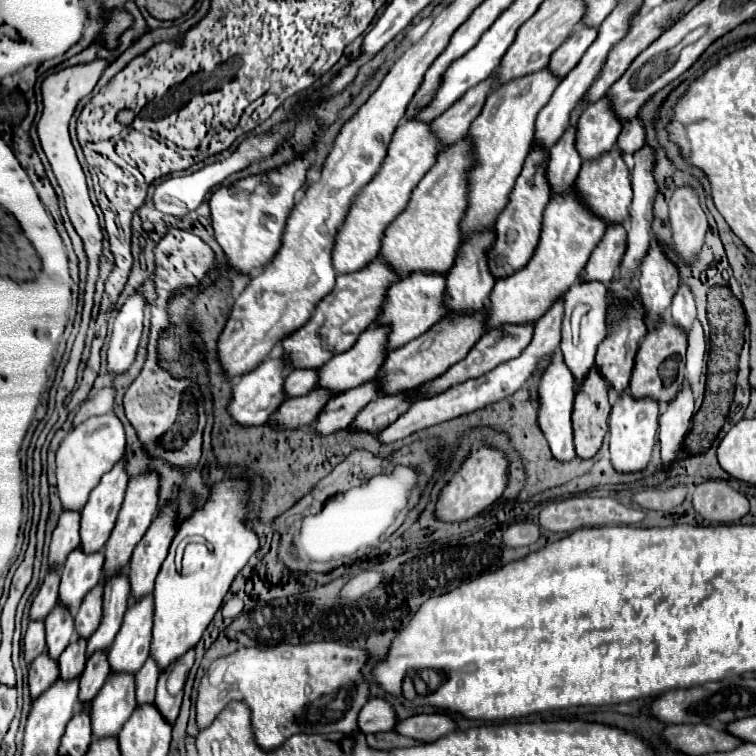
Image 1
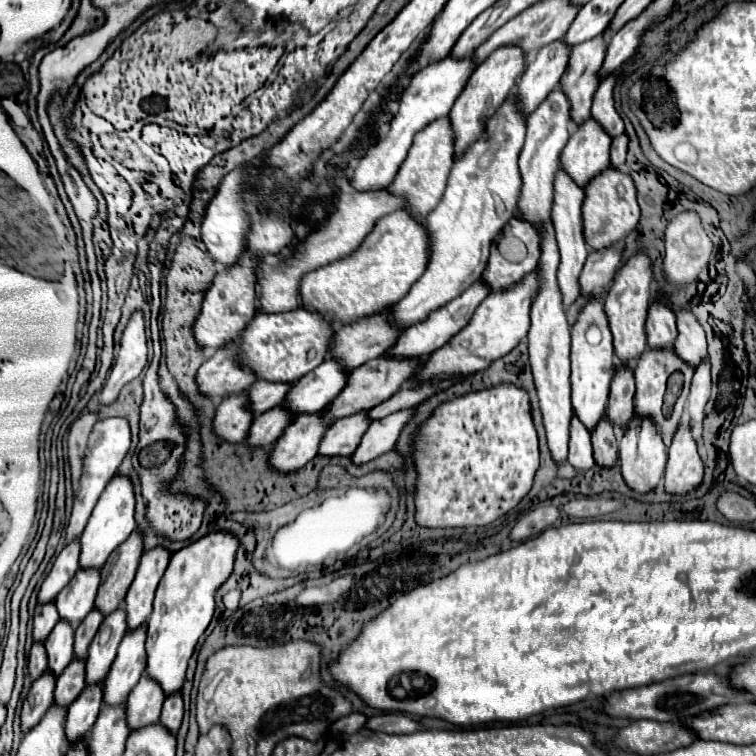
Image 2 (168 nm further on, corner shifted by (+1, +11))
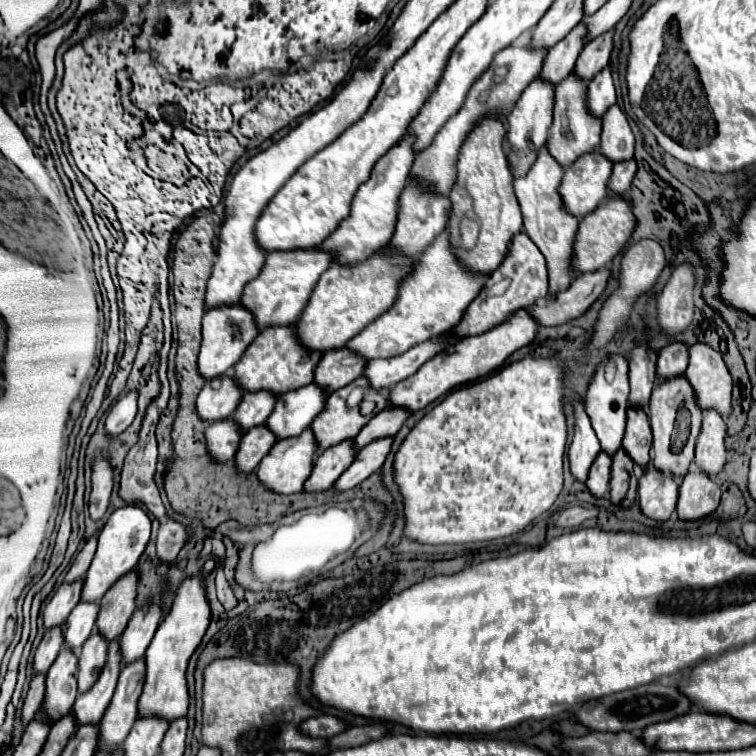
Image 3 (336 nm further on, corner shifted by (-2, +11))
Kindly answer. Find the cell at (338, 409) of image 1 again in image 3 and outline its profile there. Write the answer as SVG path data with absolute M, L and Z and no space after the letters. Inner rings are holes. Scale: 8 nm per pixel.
M304 429L296 437L276 441L270 453L260 461L258 479L276 493L302 491L304 481L312 473L314 455L318 451L312 429Z

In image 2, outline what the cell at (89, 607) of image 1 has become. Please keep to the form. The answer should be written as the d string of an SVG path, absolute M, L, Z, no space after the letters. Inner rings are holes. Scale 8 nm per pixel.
M93 609L75 629L75 657L79 657L81 661L87 659L87 649L97 633L101 621L103 621L103 615L97 609Z

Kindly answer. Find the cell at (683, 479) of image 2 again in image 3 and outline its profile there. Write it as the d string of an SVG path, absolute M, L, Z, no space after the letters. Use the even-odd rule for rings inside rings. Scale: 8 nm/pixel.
M688 471L678 487L676 513L680 519L700 519L712 513L720 501L720 487L702 471Z

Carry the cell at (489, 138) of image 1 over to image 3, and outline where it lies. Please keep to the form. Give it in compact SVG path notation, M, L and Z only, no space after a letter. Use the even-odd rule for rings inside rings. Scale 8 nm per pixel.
M444 227L444 231L422 253L414 273L402 281L396 303L374 323L362 329L356 337L352 337L346 347L362 353L366 359L394 357L398 353L404 353L420 341L454 329L454 325L460 323L470 301L474 301L474 297L480 293L484 281L484 273L472 273L452 253L450 227Z

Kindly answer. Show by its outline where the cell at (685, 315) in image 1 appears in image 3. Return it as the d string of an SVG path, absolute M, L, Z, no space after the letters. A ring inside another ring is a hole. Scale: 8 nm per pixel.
M696 341L688 345L688 367L686 379L694 385L698 405L702 409L716 409L722 417L730 415L730 391L732 391L732 377L726 369L726 363L718 351L710 345Z

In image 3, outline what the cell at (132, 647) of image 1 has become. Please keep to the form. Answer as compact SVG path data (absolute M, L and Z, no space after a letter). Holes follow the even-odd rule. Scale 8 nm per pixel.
M136 659L122 667L114 697L100 721L100 747L114 749L116 745L122 745L126 733L130 733L138 717L138 697L144 685L144 671L144 659Z

